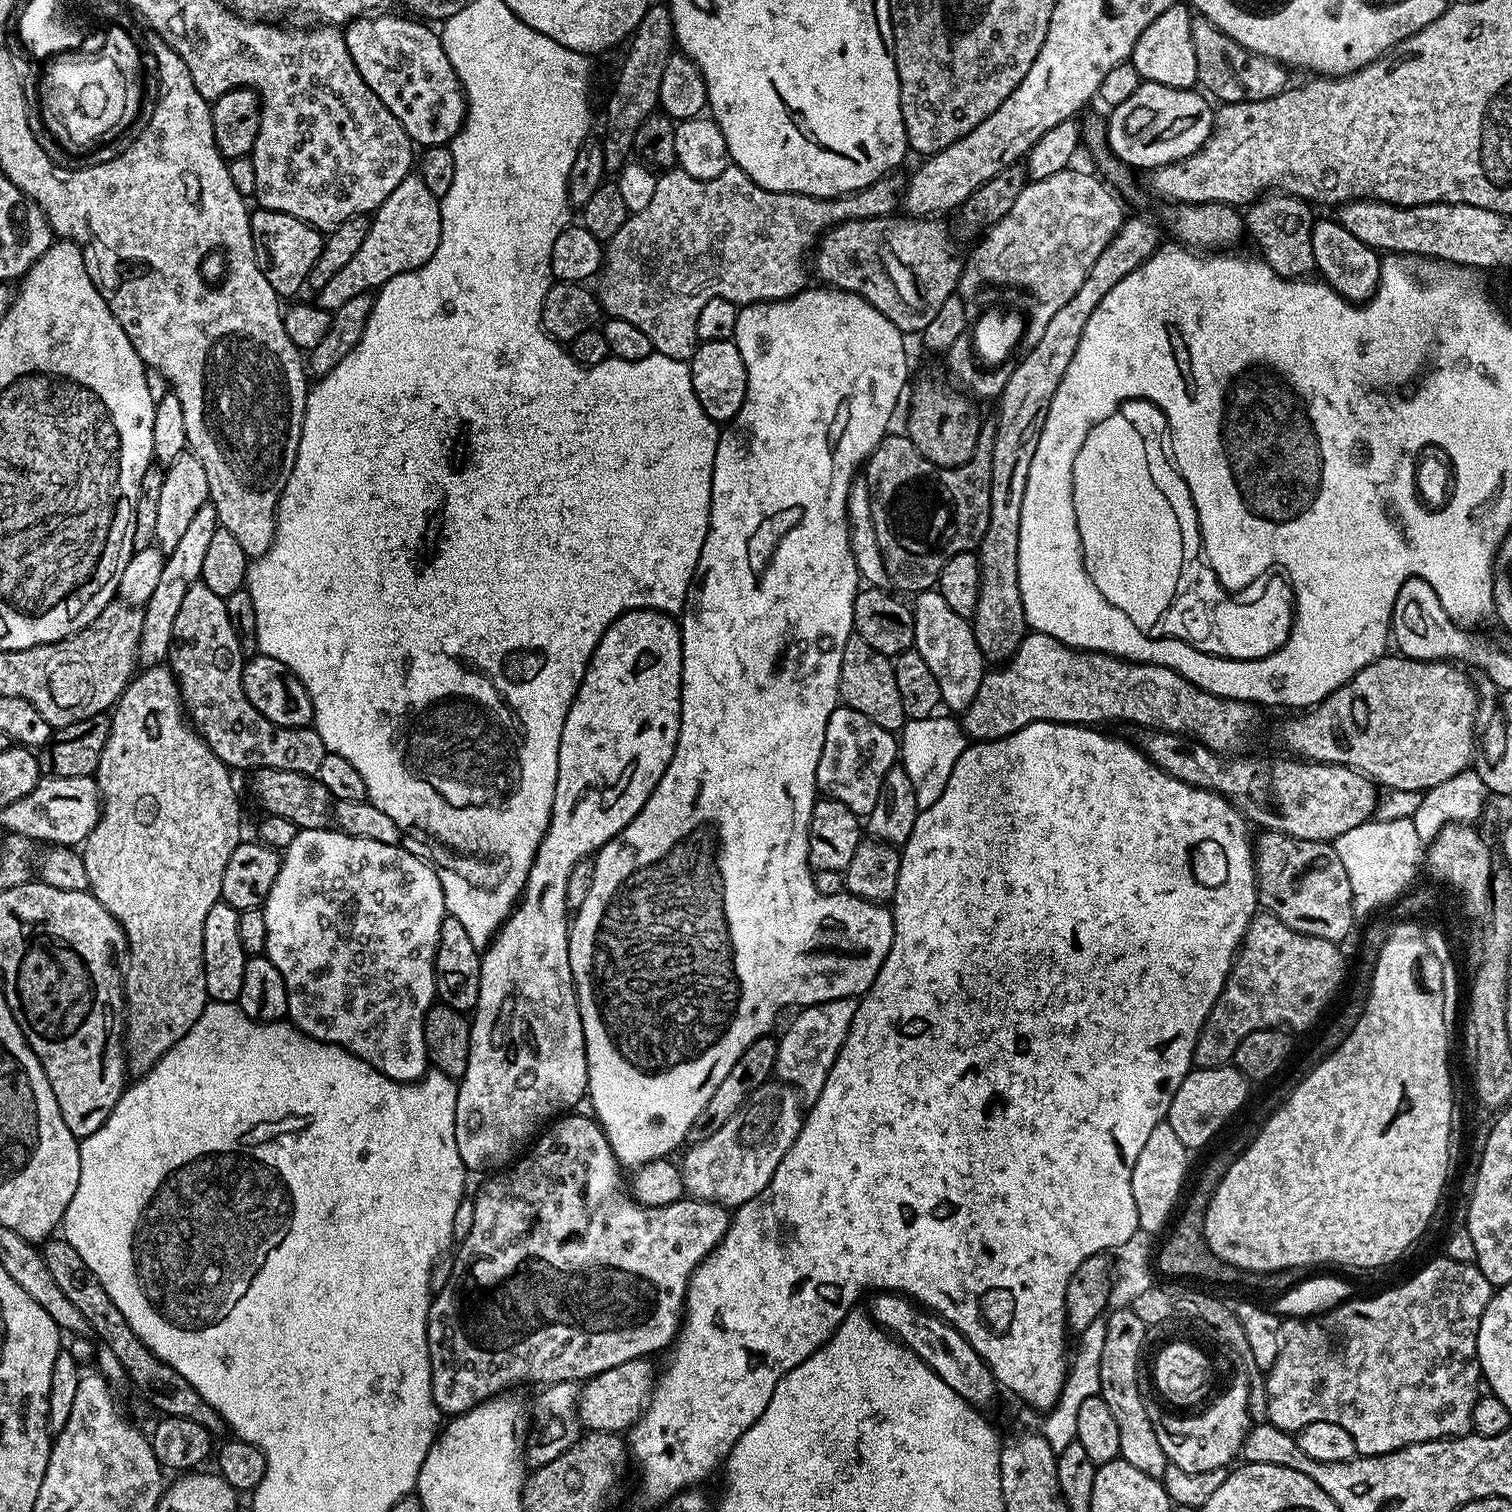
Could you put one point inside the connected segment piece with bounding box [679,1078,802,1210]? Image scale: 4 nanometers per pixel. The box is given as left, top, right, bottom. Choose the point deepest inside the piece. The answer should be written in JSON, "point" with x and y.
{"point":[733,1165]}

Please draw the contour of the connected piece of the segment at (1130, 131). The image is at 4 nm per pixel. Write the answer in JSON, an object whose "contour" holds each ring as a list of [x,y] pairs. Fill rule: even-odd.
{"contour":[[[1158,82],[1140,83],[1138,90],[1134,90],[1134,94],[1126,98],[1126,102],[1115,105],[1111,112],[1112,117],[1109,115],[1106,120],[1108,148],[1132,170],[1161,168],[1194,154],[1210,138],[1212,124],[1216,120],[1213,101],[1203,91],[1162,86]]]}

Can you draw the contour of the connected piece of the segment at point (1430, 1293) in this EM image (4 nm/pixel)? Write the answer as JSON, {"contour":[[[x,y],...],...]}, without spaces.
{"contour":[[[1439,1258],[1432,1260],[1413,1280],[1376,1296],[1373,1300],[1360,1300],[1337,1305],[1323,1315],[1292,1318],[1283,1325],[1283,1340],[1280,1353],[1274,1366],[1266,1374],[1268,1380],[1264,1384],[1264,1400],[1268,1403],[1267,1423],[1278,1430],[1299,1434],[1303,1428],[1310,1426],[1310,1422],[1334,1422],[1354,1438],[1354,1446],[1361,1456],[1381,1456],[1399,1448],[1405,1448],[1418,1442],[1431,1440],[1446,1440],[1453,1436],[1466,1436],[1473,1431],[1472,1411],[1478,1395],[1476,1383],[1481,1383],[1482,1373],[1476,1363],[1476,1339],[1478,1326],[1482,1322],[1482,1314],[1486,1306],[1492,1301],[1494,1286],[1483,1276],[1475,1263],[1459,1264],[1457,1260]]]}

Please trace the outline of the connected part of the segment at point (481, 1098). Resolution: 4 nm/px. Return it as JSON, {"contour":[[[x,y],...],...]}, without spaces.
{"contour":[[[635,608],[624,612],[602,634],[596,649],[584,672],[582,682],[572,700],[570,710],[566,714],[566,722],[562,726],[562,738],[558,746],[558,778],[554,786],[554,806],[552,817],[548,823],[546,834],[536,851],[534,862],[530,866],[530,874],[526,878],[526,886],[519,901],[507,920],[500,925],[499,932],[492,938],[492,943],[483,949],[480,958],[480,993],[478,1002],[471,1017],[472,1037],[470,1038],[470,1058],[466,1062],[466,1074],[458,1081],[456,1090],[456,1121],[454,1122],[454,1138],[458,1142],[458,1154],[462,1158],[465,1169],[469,1173],[484,1172],[492,1174],[503,1170],[513,1163],[539,1137],[542,1129],[551,1124],[561,1114],[567,1113],[581,1099],[585,1099],[588,1091],[588,1063],[584,1049],[584,1031],[580,1007],[576,1001],[576,984],[572,981],[570,970],[570,954],[568,953],[568,930],[570,927],[570,909],[566,902],[566,882],[570,882],[570,870],[578,866],[580,860],[585,860],[600,851],[600,847],[610,842],[636,817],[638,810],[650,798],[650,794],[658,786],[662,774],[666,774],[666,766],[674,758],[674,750],[680,733],[680,687],[682,686],[682,638],[679,623],[669,613],[659,612],[653,608]]]}

